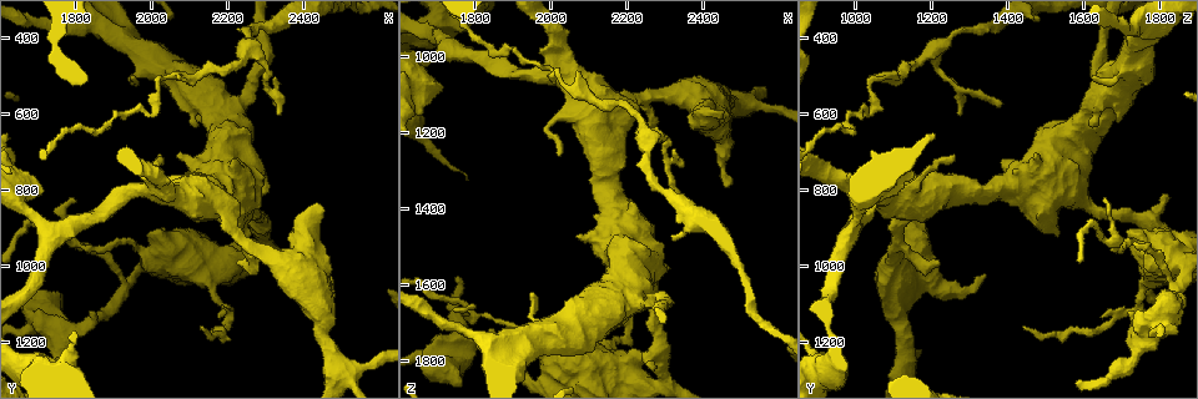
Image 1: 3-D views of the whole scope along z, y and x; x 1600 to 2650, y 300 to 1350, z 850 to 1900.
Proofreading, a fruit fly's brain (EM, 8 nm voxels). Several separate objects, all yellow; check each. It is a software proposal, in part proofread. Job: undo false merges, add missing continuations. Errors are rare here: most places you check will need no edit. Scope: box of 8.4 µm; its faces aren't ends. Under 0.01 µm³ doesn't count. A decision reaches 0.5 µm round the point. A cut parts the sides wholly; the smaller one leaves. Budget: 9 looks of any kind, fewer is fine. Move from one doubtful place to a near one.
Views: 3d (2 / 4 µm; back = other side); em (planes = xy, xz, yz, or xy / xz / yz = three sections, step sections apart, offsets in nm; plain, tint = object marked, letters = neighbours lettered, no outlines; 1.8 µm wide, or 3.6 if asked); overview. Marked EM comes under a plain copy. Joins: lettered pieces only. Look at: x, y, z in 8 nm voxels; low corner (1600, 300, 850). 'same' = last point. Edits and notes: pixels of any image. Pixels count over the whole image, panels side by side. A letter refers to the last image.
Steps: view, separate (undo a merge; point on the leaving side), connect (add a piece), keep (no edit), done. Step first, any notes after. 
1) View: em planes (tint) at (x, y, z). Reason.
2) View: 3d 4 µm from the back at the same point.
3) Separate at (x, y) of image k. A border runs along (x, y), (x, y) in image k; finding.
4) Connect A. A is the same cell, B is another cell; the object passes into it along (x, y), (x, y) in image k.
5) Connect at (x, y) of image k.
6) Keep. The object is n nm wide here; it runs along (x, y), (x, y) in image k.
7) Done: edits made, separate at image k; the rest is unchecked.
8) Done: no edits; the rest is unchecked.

View: em 3.6 µm planes (letters) at (2120, 810, 1220). Thick turns thin.

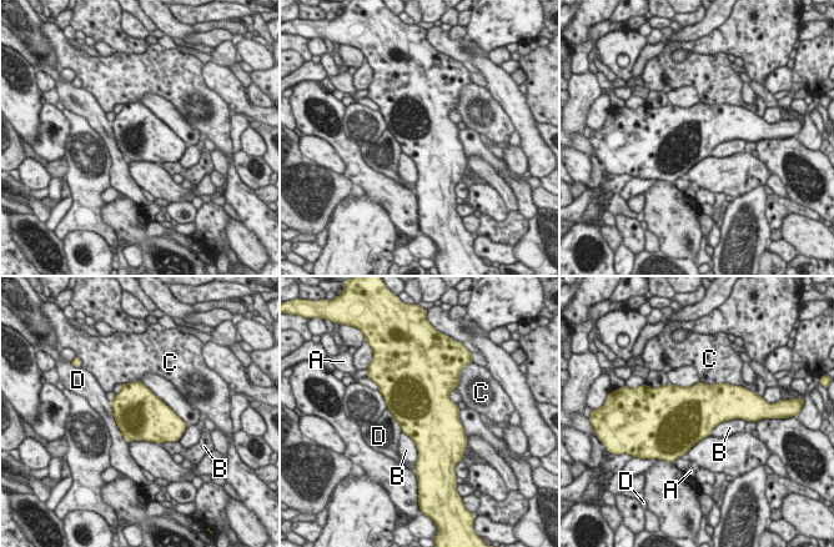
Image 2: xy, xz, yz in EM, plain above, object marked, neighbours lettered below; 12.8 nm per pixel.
Keep. A, B, C and D are other cells; a border runs along (742, 417), (719, 422), (709, 435) in image 2; continuous, no second neuron.

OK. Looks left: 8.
View: 3d 2 µm at (2330, 610, 1275). Thin end.

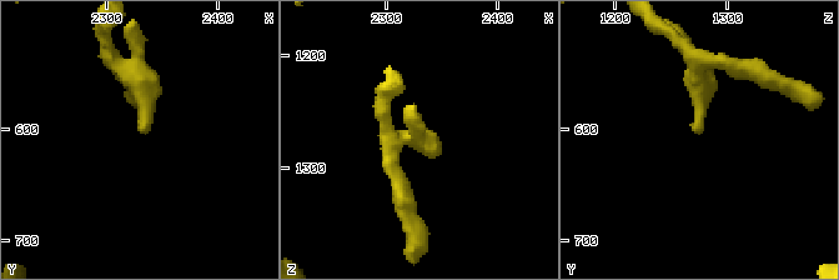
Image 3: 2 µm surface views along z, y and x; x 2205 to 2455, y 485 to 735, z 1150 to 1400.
View: em planes (letters) at (2328, 606, 1274).

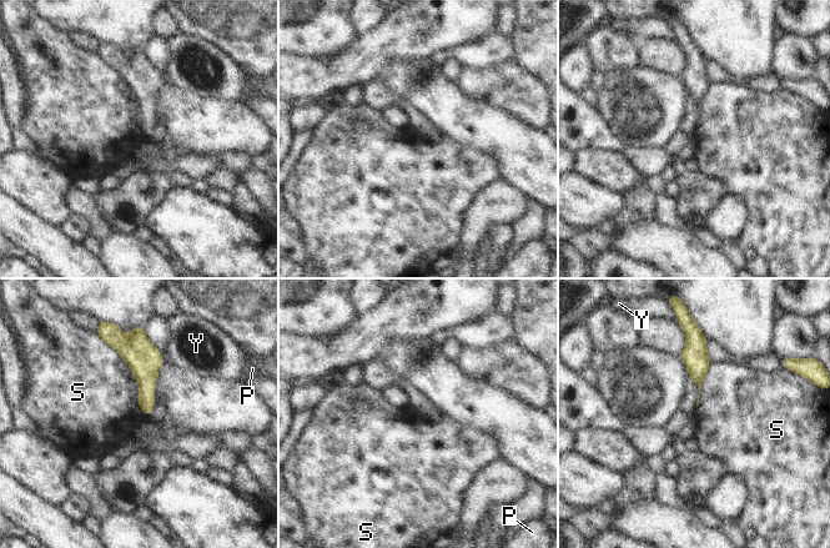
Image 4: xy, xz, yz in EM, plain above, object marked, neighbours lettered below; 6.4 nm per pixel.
Keep. P, S and Y are other cells; a border runs along (712, 361), (695, 407) in image 4; no lettered piece goes on from it.

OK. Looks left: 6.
View: em planes (tint) at (2070, 710, 1470). Branch stops here.

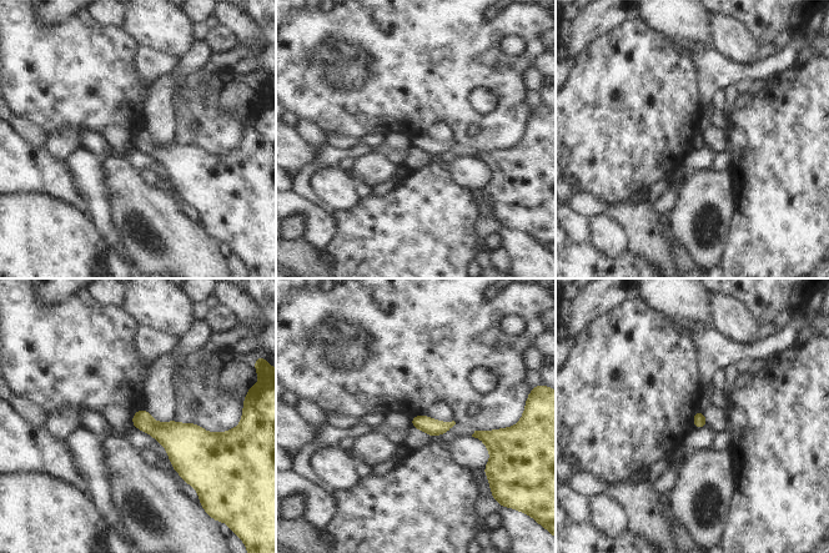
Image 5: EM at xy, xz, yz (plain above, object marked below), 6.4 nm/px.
View: em planes (letters) at the same point. What lies round it.

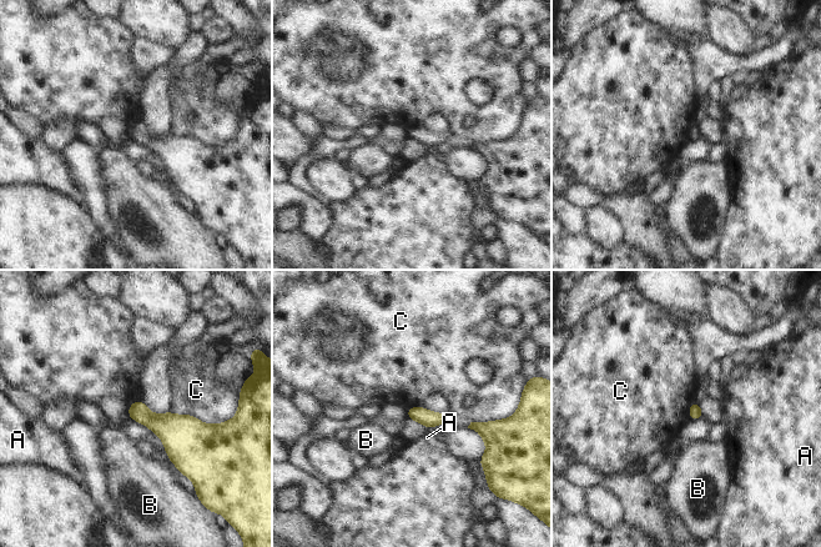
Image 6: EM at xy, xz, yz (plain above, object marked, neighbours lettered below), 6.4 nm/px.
Keep. A, B and C are other cells; a border runs along (169, 411), (217, 425) in image 6; none of them fits.

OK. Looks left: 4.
View: 3d 4 µm at (2465, 1025, 1335). Branch stops here.

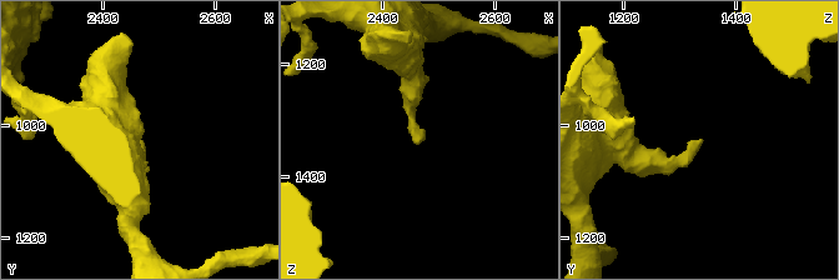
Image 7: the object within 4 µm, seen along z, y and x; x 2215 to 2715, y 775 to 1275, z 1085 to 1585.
View: em xz step 8 (letters) at (2465, 1025, 1335). Shape alone is not enough.

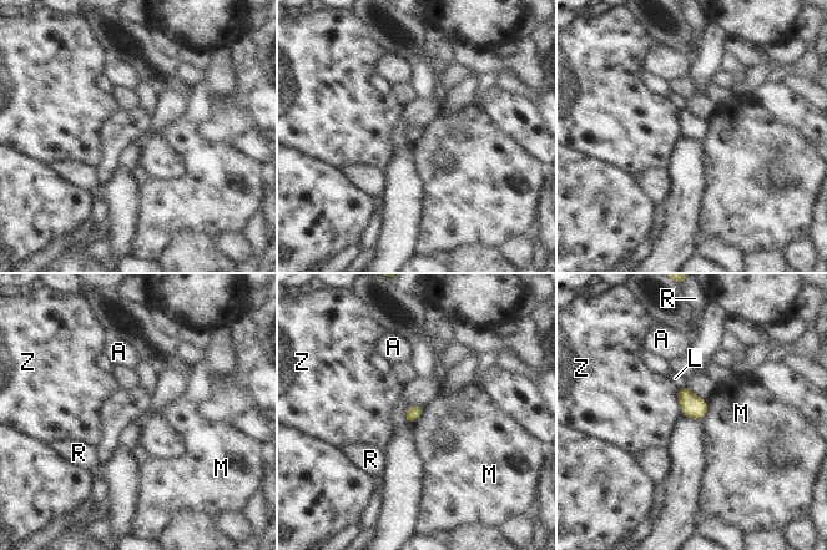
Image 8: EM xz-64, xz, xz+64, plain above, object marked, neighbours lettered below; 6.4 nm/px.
Keep. The longest contact is with Z, 170 nm; A, L, M, R and Z are other cells; no lettered piece goes on from it.

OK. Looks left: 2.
Done: no edits; the rest is unchecked.

